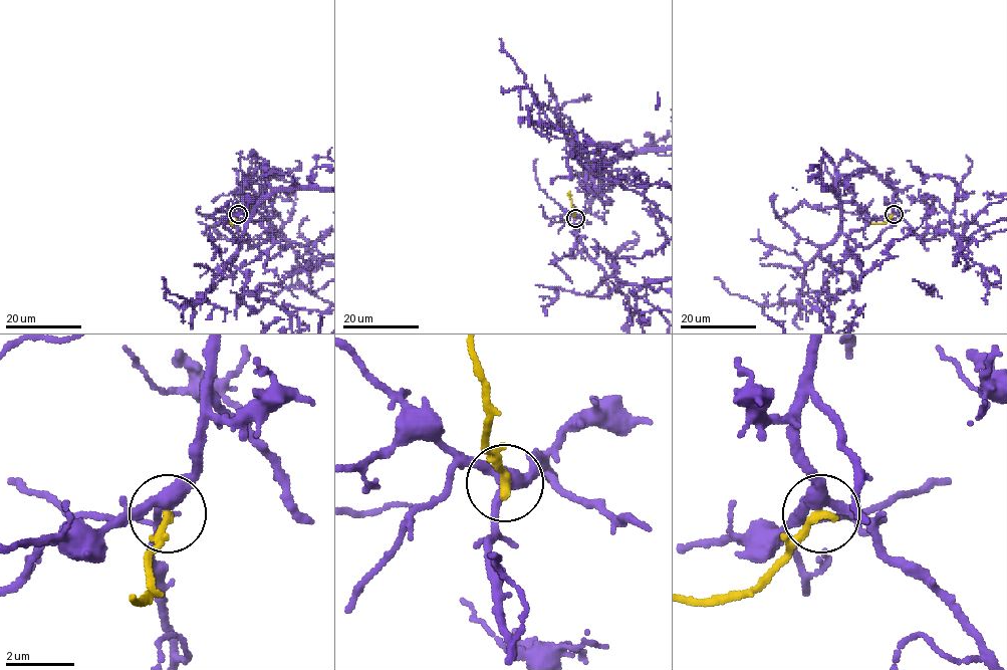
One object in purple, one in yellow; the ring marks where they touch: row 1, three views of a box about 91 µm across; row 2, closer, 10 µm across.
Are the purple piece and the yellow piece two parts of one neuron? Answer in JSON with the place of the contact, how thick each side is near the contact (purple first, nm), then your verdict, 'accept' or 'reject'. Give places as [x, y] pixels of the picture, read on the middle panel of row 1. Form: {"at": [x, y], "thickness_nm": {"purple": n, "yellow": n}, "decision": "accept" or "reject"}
{"at": [575, 218], "thickness_nm": {"purple": 320, "yellow": 260}, "decision": "reject"}

